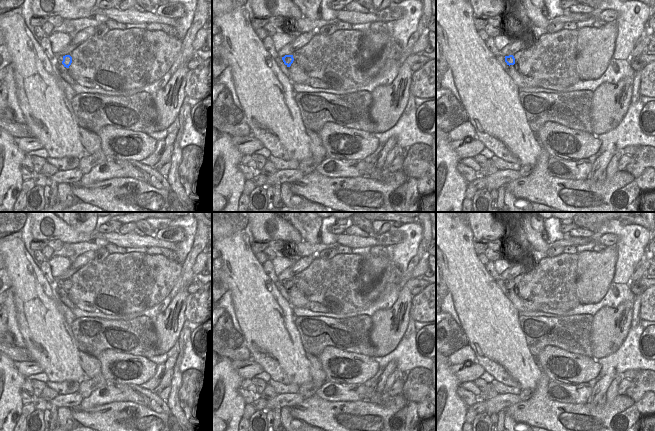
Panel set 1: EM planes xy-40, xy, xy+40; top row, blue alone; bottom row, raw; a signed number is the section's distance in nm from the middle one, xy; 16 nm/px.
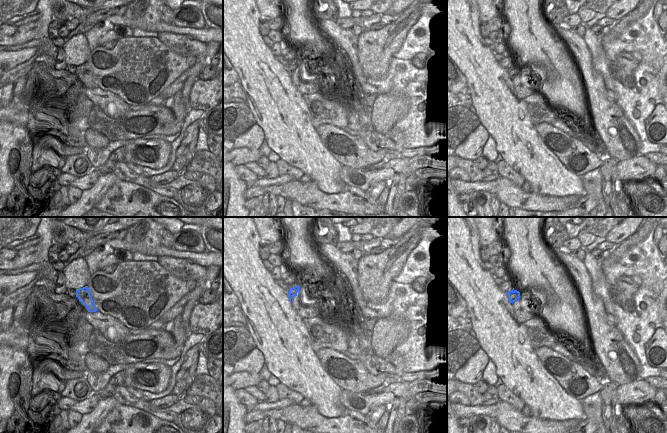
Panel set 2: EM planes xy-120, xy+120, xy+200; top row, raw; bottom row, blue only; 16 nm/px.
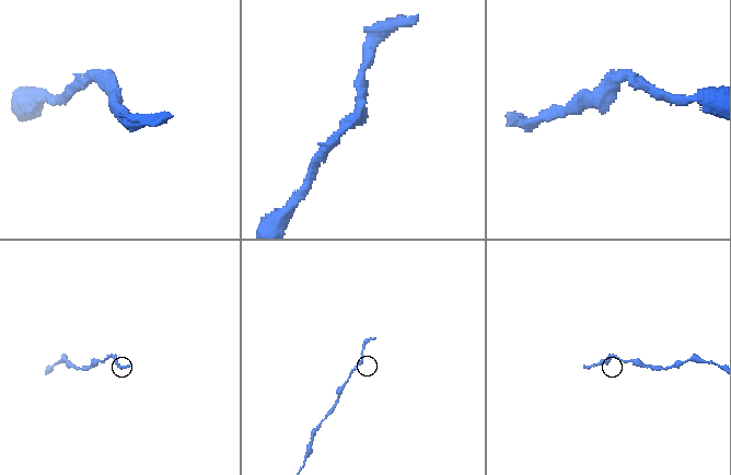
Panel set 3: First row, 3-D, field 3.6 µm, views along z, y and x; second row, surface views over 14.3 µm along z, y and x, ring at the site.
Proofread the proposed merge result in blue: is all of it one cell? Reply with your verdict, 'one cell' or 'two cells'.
two cells

